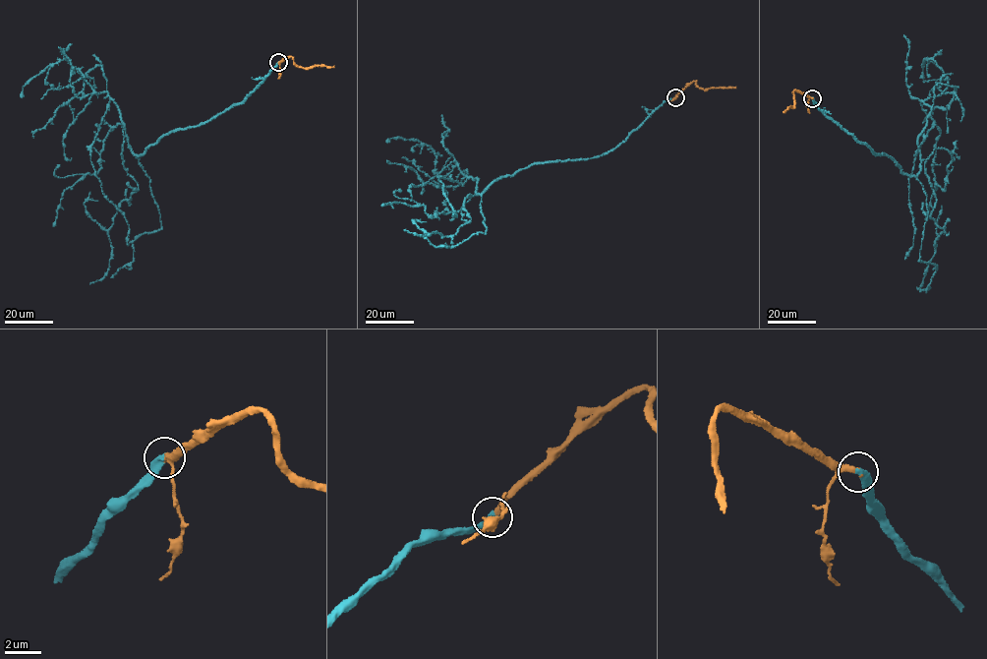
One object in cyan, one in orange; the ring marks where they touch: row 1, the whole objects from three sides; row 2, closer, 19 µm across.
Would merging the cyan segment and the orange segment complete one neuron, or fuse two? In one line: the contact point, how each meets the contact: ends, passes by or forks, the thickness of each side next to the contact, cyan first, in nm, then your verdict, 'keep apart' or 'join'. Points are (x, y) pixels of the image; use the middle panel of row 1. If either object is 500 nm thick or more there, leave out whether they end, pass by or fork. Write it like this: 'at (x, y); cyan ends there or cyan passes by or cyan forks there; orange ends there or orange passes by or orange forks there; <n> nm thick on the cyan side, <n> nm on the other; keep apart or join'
at (675, 97); cyan ends there; orange passes by; 380 nm thick on the cyan side, 220 nm on the other; join

